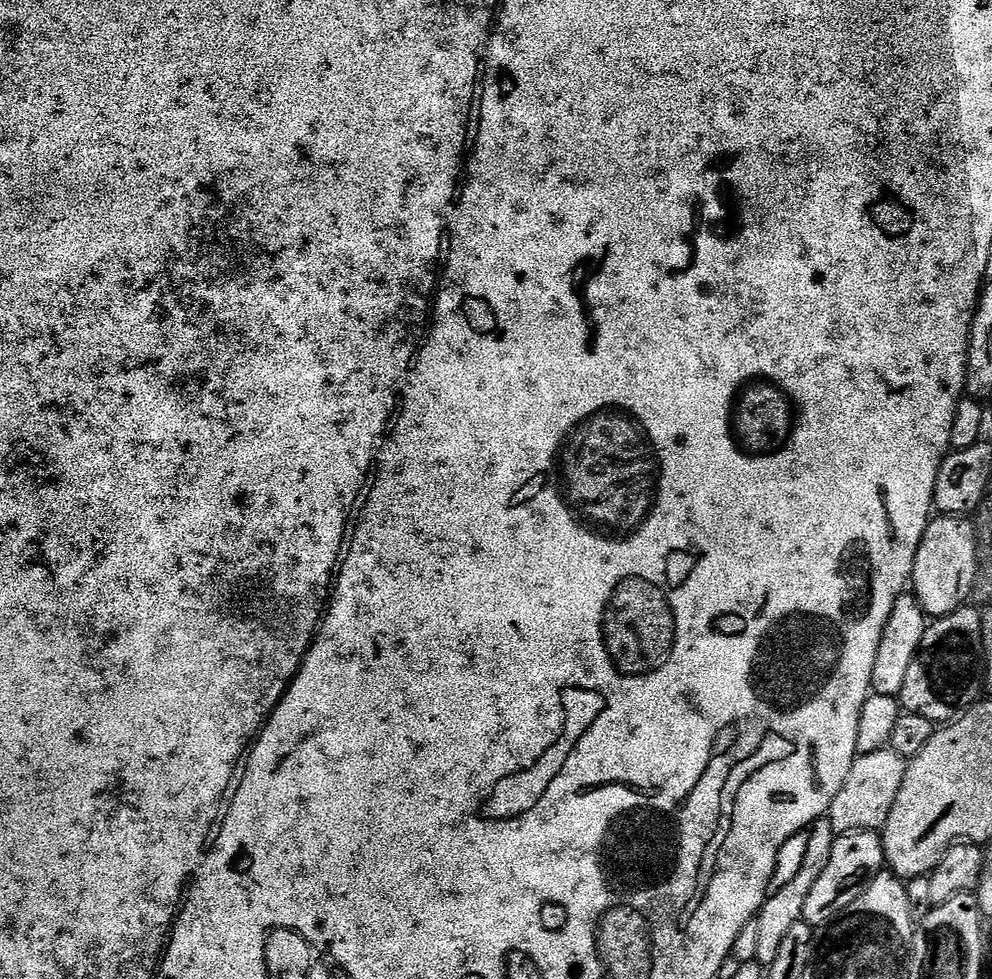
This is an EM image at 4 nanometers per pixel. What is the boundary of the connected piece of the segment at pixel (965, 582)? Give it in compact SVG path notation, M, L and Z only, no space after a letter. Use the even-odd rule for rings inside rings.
M937 515L924 532L912 571L911 591L925 616L948 616L969 603L976 586L976 529L960 516Z

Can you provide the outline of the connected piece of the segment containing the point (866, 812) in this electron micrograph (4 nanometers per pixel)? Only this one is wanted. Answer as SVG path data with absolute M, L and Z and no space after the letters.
M891 747L874 754L857 755L842 790L838 790L838 798L834 798L834 802L828 807L826 819L832 823L832 829L838 834L883 829L902 790L905 767L905 757L893 752Z

